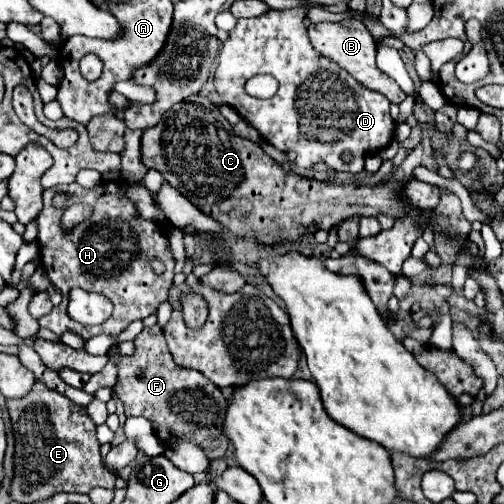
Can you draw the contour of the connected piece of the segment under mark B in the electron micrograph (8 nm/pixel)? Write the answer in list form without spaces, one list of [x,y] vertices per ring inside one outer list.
[[[344,19],[340,23],[330,23],[330,21],[316,23],[316,25],[308,27],[308,37],[310,37],[312,47],[320,55],[324,55],[324,57],[332,59],[334,63],[338,63],[344,71],[348,71],[358,83],[362,83],[370,91],[378,91],[378,93],[386,95],[388,101],[396,103],[396,105],[406,99],[406,93],[396,85],[396,81],[390,79],[386,73],[382,73],[376,67],[376,41],[370,35],[370,31],[364,27],[362,21],[358,21],[358,19]]]

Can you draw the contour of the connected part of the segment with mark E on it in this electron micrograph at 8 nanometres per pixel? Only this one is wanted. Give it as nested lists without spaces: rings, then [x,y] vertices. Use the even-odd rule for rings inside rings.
[[[34,383],[28,395],[6,399],[6,407],[14,427],[14,477],[10,499],[18,503],[34,503],[56,493],[88,493],[92,487],[114,489],[116,475],[102,467],[96,425],[88,421],[86,409],[68,401],[64,395]]]

